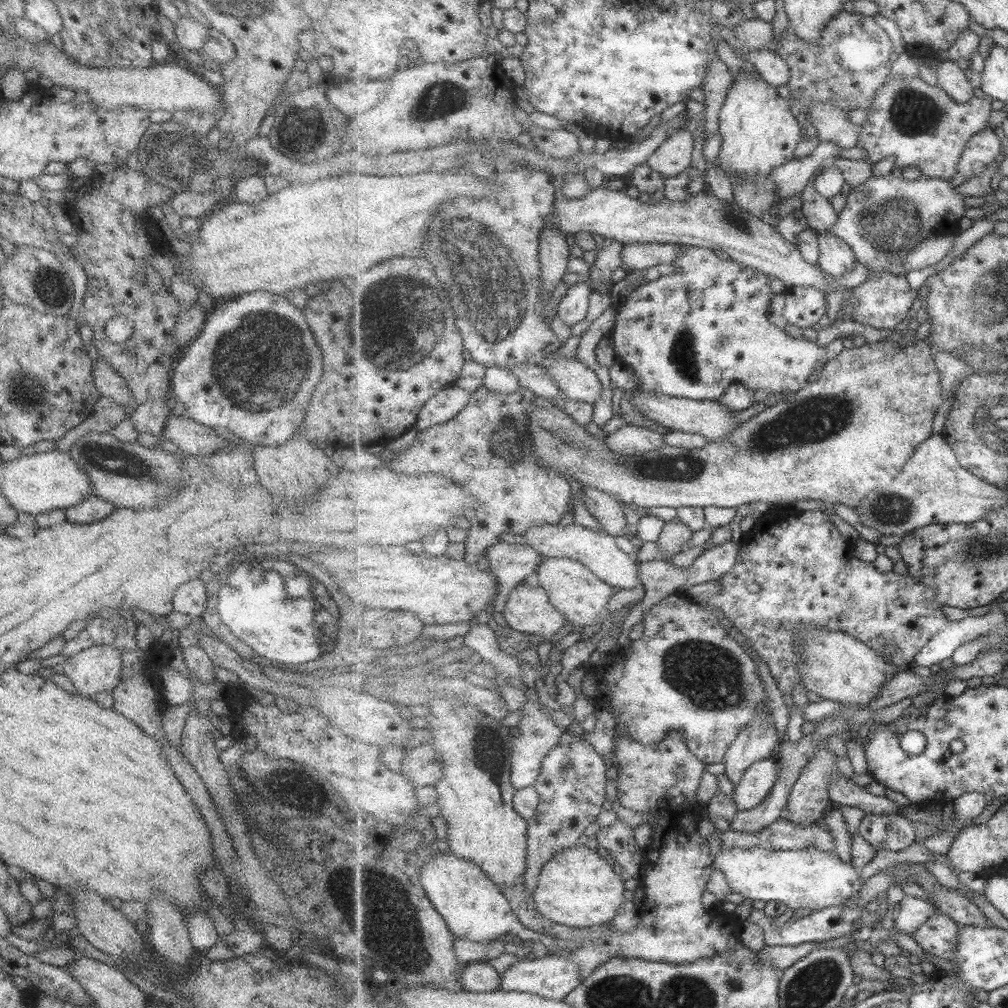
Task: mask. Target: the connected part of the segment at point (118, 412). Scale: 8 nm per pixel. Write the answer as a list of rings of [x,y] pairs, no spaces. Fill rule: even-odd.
[[[100,395],[97,402],[94,402],[92,412],[87,415],[85,420],[79,422],[77,426],[69,428],[61,438],[49,440],[55,445],[55,449],[67,453],[69,447],[79,438],[84,438],[91,432],[109,432],[111,427],[117,425],[119,421],[125,419],[130,413],[125,410],[125,406],[119,406],[115,400]]]

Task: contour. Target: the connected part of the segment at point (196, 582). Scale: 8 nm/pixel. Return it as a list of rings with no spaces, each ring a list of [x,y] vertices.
[[[199,578],[180,584],[174,592],[172,611],[189,616],[202,616],[206,610],[205,583]]]

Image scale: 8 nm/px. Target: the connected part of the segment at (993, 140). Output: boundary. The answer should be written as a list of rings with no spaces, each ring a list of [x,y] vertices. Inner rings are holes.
[[[984,129],[967,142],[957,172],[967,179],[981,176],[989,168],[989,164],[997,160],[1001,148],[1003,146],[999,136],[992,129]]]

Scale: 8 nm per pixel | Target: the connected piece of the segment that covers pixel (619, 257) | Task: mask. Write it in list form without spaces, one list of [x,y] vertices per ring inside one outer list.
[[[604,238],[602,248],[597,254],[587,278],[592,292],[603,293],[605,286],[612,282],[613,272],[618,268],[623,268],[623,247],[624,243]]]

